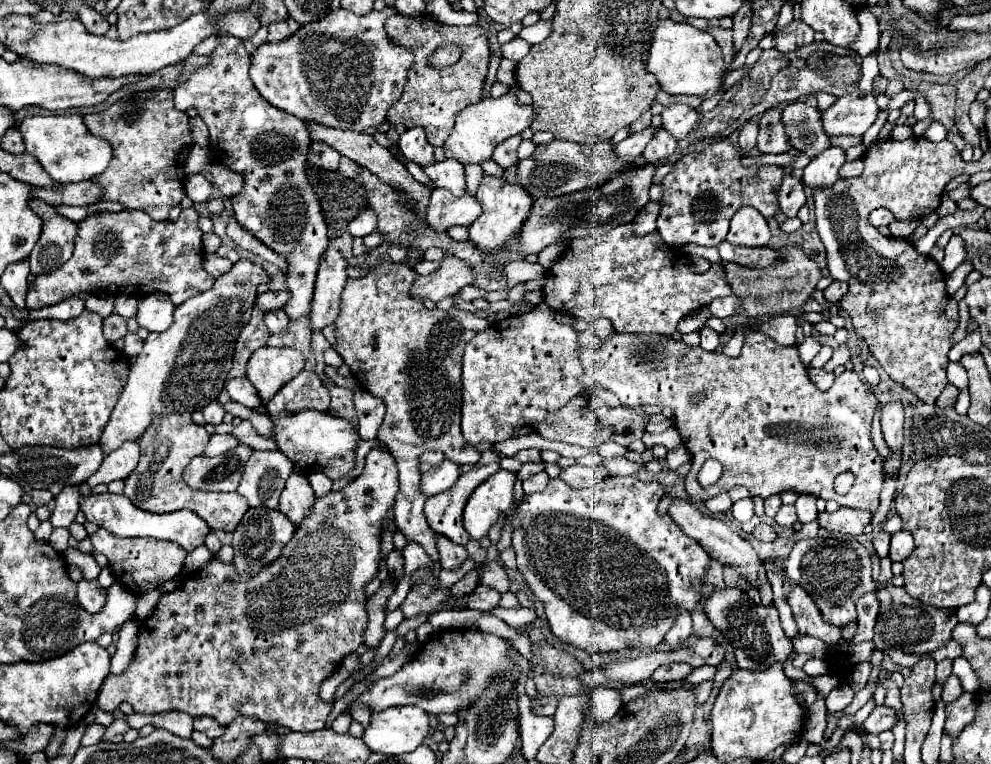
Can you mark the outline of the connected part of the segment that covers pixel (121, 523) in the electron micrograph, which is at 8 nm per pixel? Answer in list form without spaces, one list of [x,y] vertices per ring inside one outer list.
[[[90,493],[88,497],[80,497],[80,511],[86,515],[86,521],[96,523],[98,527],[108,529],[118,537],[152,537],[152,539],[166,539],[178,543],[184,551],[194,551],[198,545],[204,545],[204,537],[210,531],[208,523],[194,511],[174,511],[168,515],[152,515],[148,511],[140,511],[134,507],[124,495],[112,493]]]

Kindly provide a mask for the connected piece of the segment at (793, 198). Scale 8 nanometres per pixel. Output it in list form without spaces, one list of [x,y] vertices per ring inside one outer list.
[[[784,175],[778,191],[778,203],[786,217],[796,217],[798,209],[806,203],[804,183],[792,175]]]

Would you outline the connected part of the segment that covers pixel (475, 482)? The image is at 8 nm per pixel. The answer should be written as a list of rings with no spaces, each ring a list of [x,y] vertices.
[[[494,449],[484,451],[484,453],[482,453],[482,459],[474,465],[474,469],[468,471],[468,473],[462,473],[462,475],[458,477],[458,481],[456,481],[448,491],[436,493],[436,495],[432,495],[432,497],[426,499],[424,513],[426,513],[428,525],[430,525],[438,535],[444,535],[444,537],[448,537],[450,541],[454,541],[454,543],[458,543],[458,545],[466,545],[466,543],[470,541],[470,535],[468,535],[468,533],[464,531],[464,527],[462,527],[462,509],[464,509],[464,503],[468,501],[468,497],[472,495],[472,491],[474,491],[484,479],[488,479],[492,473],[496,473],[496,469],[500,469],[498,461],[500,461],[500,455],[496,455]]]

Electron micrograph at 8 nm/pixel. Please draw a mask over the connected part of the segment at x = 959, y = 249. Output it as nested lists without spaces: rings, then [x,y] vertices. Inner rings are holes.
[[[954,233],[944,251],[946,251],[946,255],[944,255],[944,261],[940,263],[940,267],[946,275],[950,275],[966,259],[966,245],[964,245],[962,237],[958,233]]]

